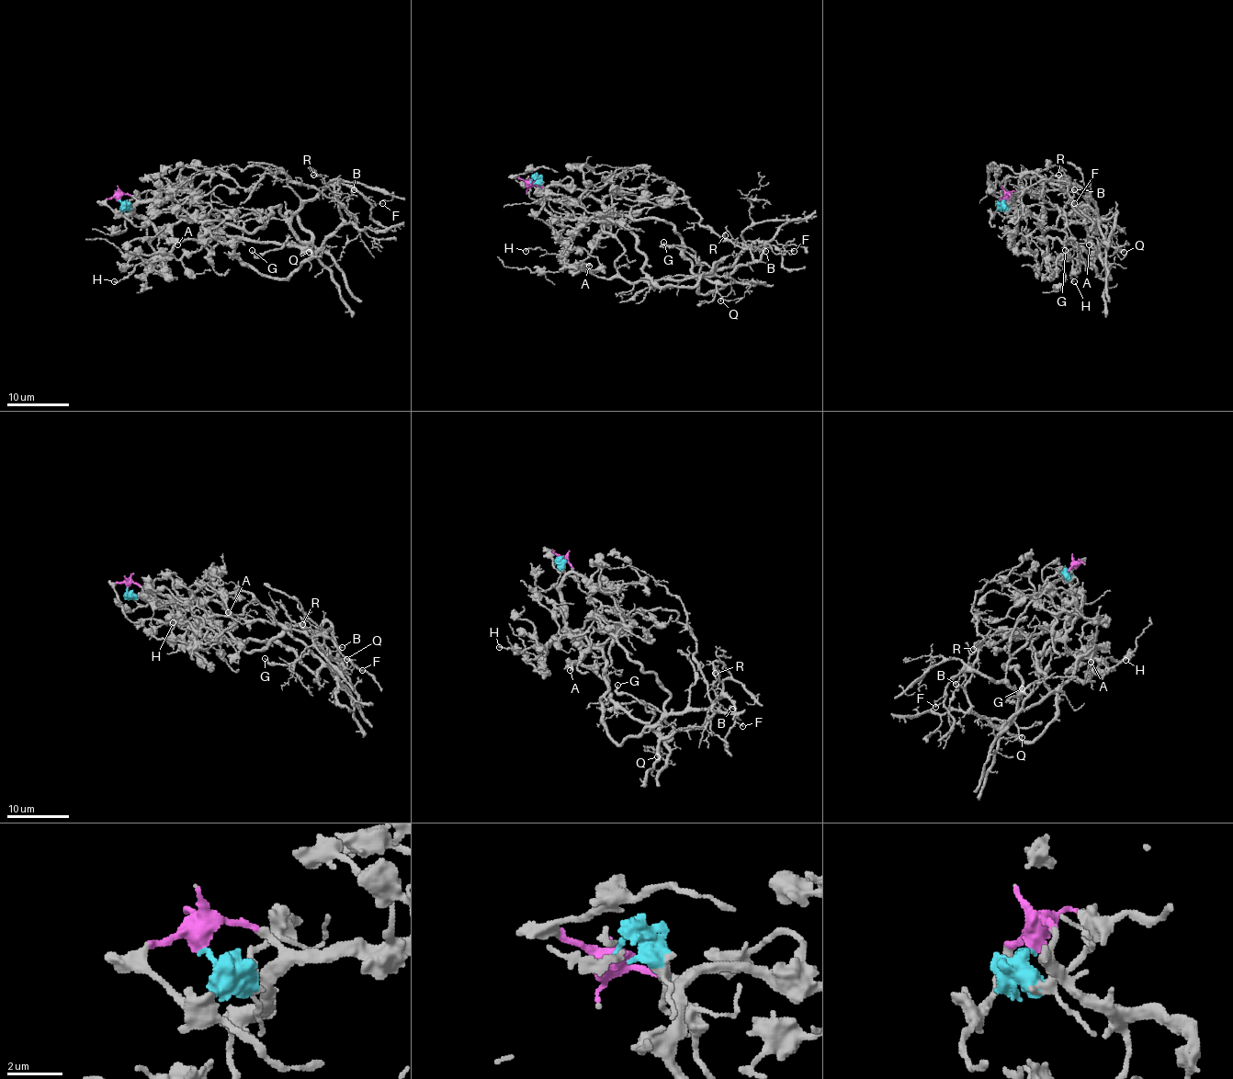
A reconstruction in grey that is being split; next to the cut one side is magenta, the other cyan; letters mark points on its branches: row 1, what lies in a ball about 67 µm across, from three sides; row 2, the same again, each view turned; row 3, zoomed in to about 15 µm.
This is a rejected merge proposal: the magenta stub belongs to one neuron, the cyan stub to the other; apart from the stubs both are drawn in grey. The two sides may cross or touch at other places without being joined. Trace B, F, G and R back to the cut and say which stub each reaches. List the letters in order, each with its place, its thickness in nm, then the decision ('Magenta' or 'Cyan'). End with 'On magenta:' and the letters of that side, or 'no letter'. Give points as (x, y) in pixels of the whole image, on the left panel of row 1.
B: Place: (354, 189). Thickness 150 nm. Magenta
F: Place: (382, 203). Thickness 140 nm. Cyan
G: Place: (252, 250). Thickness 130 nm. Magenta
R: Place: (313, 175). Thickness 80 nm. Cyan
On magenta: B, G

